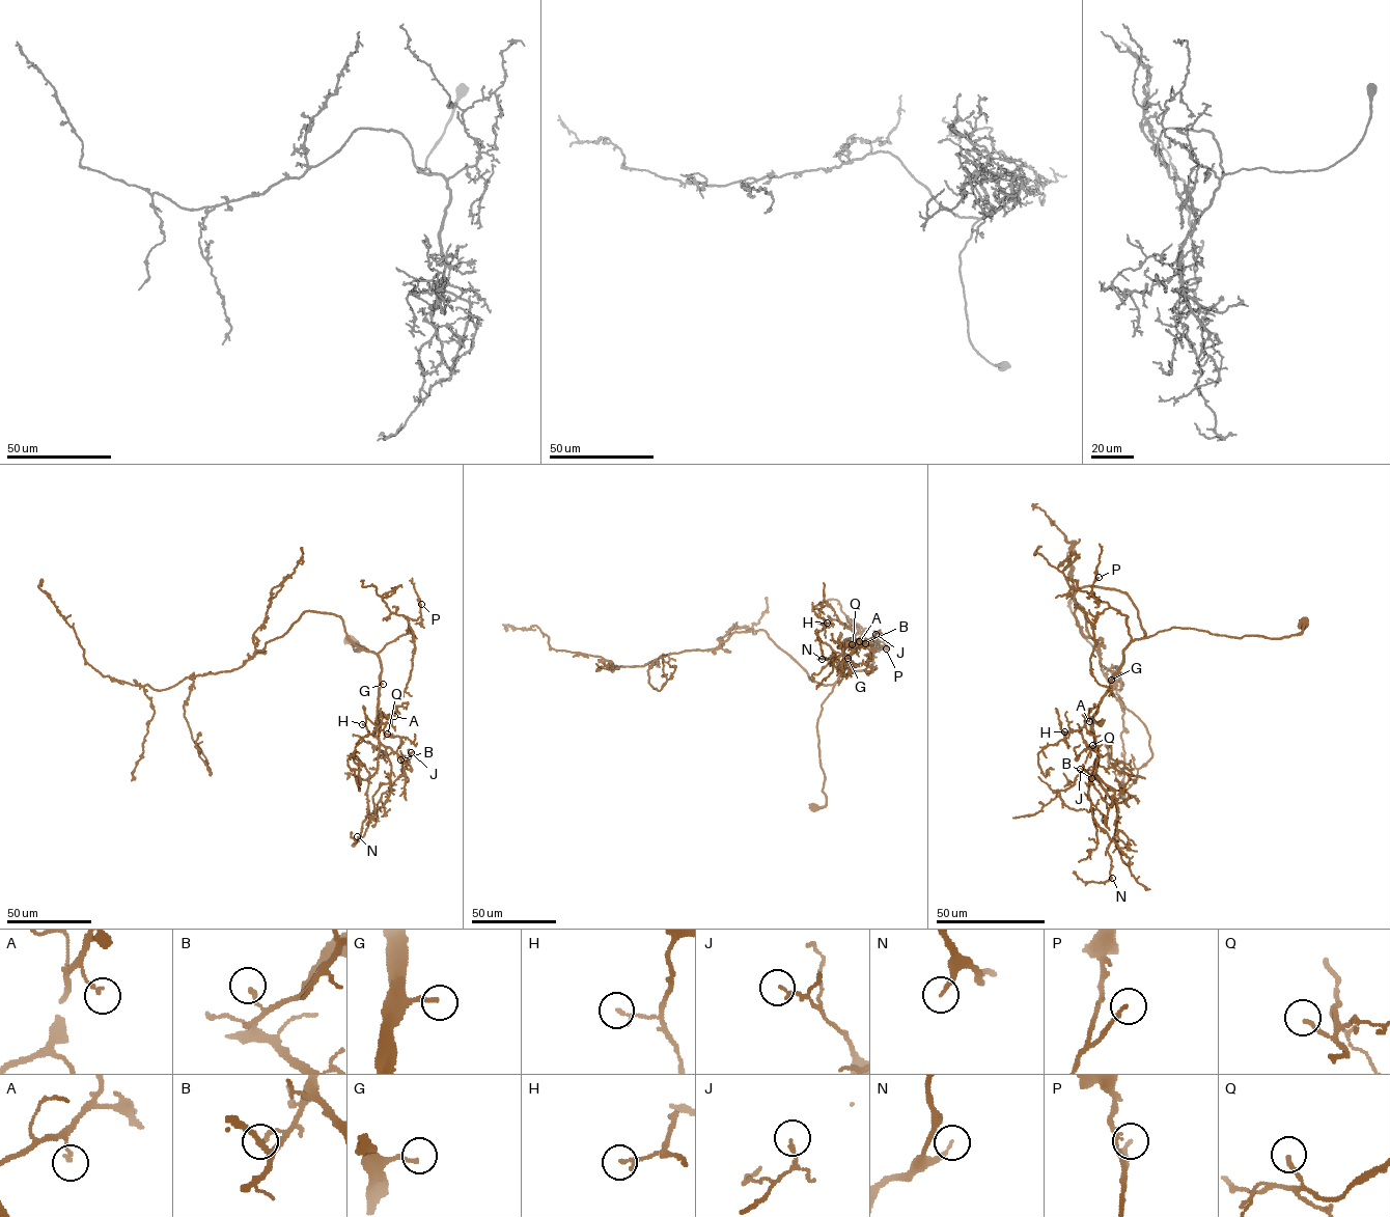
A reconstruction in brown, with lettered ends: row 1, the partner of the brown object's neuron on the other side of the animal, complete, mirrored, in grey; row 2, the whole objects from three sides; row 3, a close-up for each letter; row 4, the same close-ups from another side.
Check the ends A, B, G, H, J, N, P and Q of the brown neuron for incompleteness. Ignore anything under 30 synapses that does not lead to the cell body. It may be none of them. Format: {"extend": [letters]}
{"extend": ["G", "Q"]}

